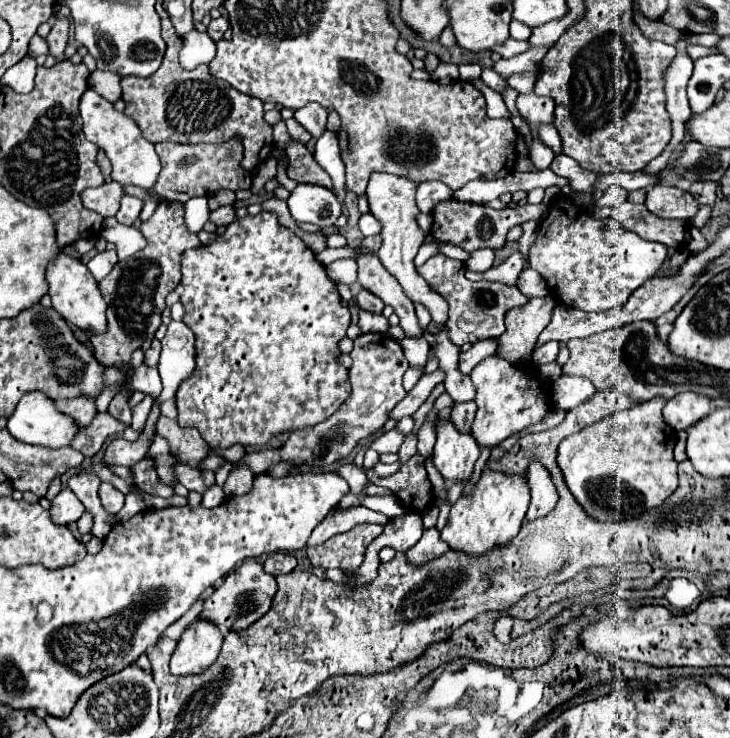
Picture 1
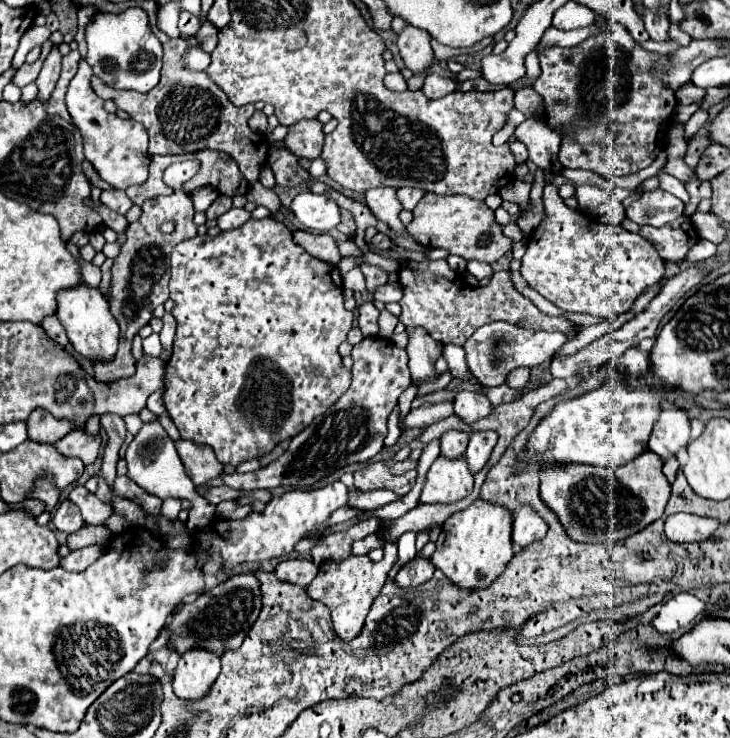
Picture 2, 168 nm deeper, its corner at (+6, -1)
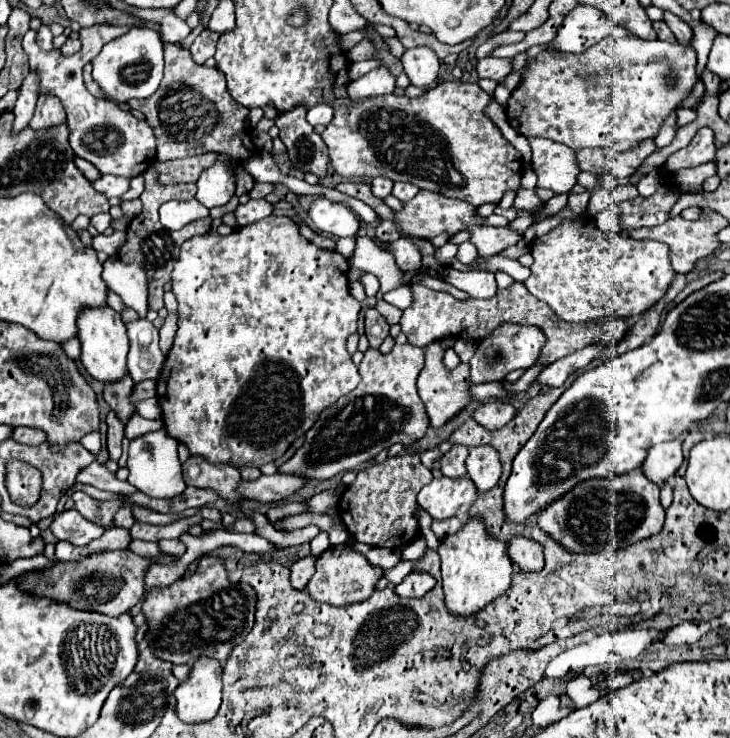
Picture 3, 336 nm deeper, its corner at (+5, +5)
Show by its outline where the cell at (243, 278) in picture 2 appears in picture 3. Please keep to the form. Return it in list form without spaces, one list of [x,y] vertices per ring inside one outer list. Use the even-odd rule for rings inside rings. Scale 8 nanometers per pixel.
[[[271,215],[253,225],[237,227],[231,235],[225,237],[211,233],[211,235],[199,235],[187,239],[181,245],[181,255],[171,273],[173,293],[179,301],[179,329],[175,335],[175,343],[163,363],[161,375],[157,379],[157,399],[163,411],[161,415],[163,415],[165,431],[173,439],[185,443],[191,455],[201,455],[209,463],[227,463],[237,469],[243,469],[243,467],[261,467],[265,463],[275,461],[277,457],[283,457],[289,445],[313,427],[313,423],[317,421],[323,409],[331,407],[339,397],[351,393],[359,383],[357,365],[351,361],[345,343],[347,337],[357,331],[361,303],[353,299],[349,293],[347,273],[349,273],[349,261],[341,253],[319,249],[313,243],[309,243],[305,237],[301,237],[299,227],[289,217]]]

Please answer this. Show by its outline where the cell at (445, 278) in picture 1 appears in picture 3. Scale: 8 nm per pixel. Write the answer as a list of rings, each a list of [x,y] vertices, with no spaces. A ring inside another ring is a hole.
[[[515,283],[507,289],[499,289],[495,297],[491,299],[469,299],[469,301],[459,301],[451,297],[449,293],[437,293],[431,291],[423,285],[413,285],[413,295],[415,303],[413,307],[403,311],[403,317],[399,321],[401,331],[407,335],[411,345],[425,347],[433,341],[441,341],[447,337],[461,337],[461,339],[473,339],[473,341],[483,341],[493,333],[503,323],[517,323],[517,325],[535,325],[539,327],[547,341],[541,349],[539,361],[535,365],[549,365],[555,363],[557,359],[571,355],[577,349],[583,349],[585,345],[617,345],[625,333],[629,331],[629,325],[625,319],[599,319],[599,321],[589,321],[589,323],[565,323],[561,321],[545,301],[537,301],[523,283]]]

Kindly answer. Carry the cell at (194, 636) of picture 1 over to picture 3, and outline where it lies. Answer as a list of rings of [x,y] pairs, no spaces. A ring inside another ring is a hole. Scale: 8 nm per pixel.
[[[209,657],[197,659],[189,679],[177,687],[175,699],[181,721],[211,721],[221,705],[221,665]]]

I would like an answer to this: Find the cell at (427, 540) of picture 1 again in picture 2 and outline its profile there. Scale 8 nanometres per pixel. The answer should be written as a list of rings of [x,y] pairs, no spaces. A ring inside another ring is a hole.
[[[416,555],[416,559],[412,559],[410,563],[406,563],[398,575],[396,575],[396,583],[400,587],[416,587],[426,583],[428,579],[432,579],[434,575],[434,565],[430,559],[422,559],[420,555]]]

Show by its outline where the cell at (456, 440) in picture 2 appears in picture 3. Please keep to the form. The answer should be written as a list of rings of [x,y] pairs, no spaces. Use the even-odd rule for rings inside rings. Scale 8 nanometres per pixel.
[[[455,445],[449,453],[443,455],[443,459],[441,459],[441,473],[443,473],[445,477],[453,477],[453,479],[467,475],[467,469],[465,469],[467,453],[469,453],[467,447]]]

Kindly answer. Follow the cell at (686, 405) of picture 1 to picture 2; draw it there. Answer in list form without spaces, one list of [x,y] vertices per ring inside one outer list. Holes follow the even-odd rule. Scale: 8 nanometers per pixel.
[[[662,409],[654,423],[648,447],[658,453],[662,461],[676,455],[678,449],[686,447],[690,439],[690,417],[686,409]]]

